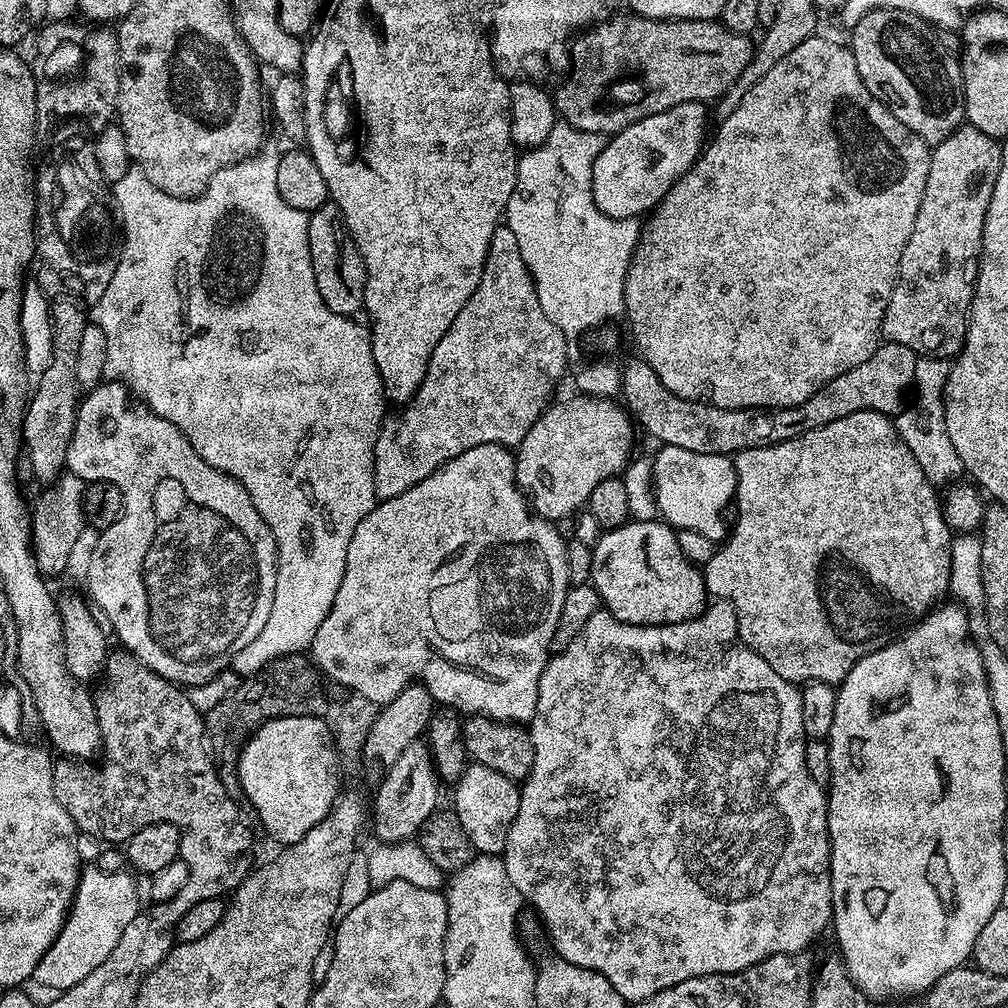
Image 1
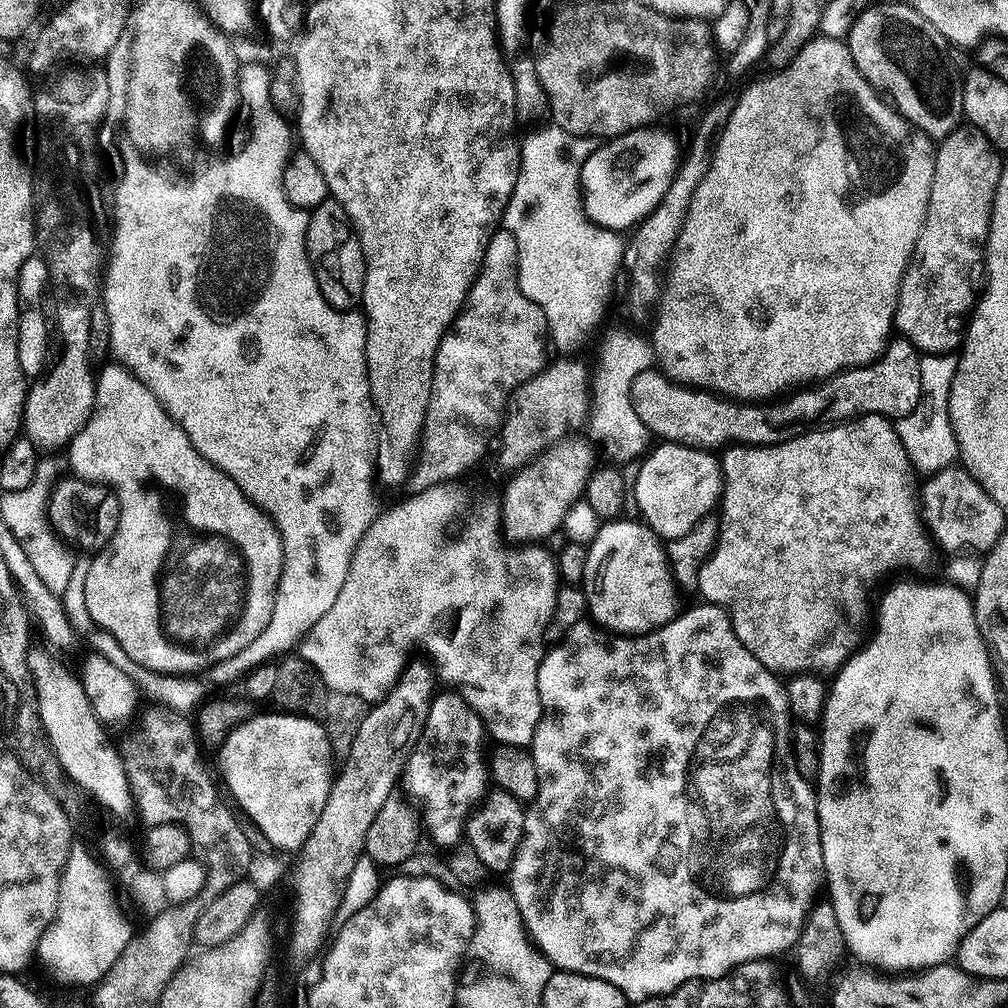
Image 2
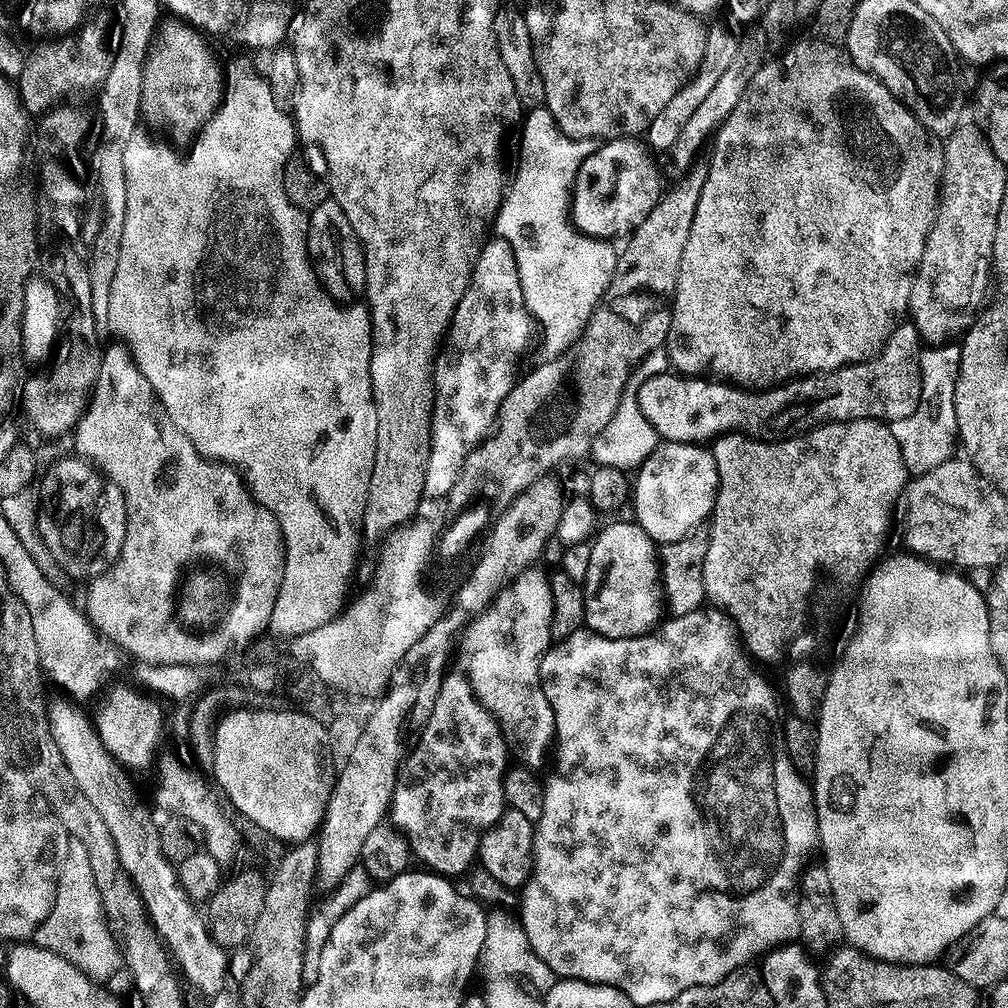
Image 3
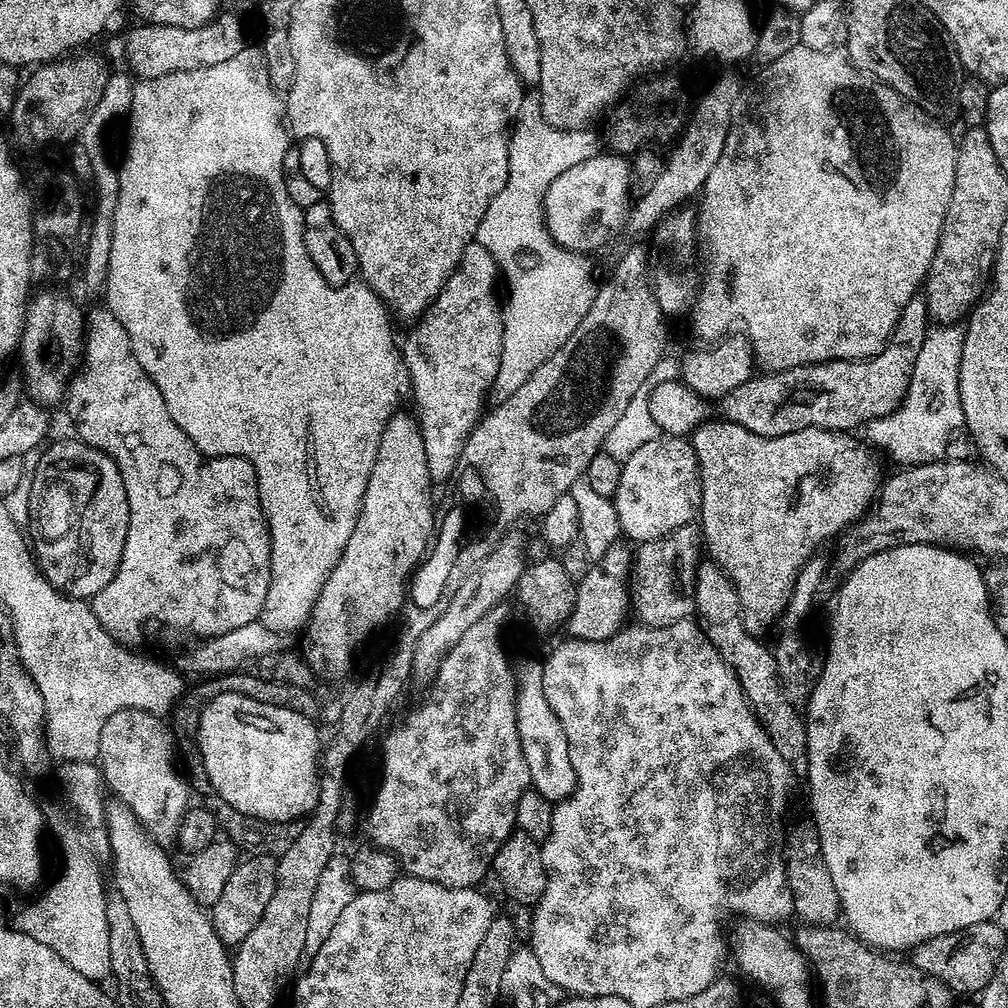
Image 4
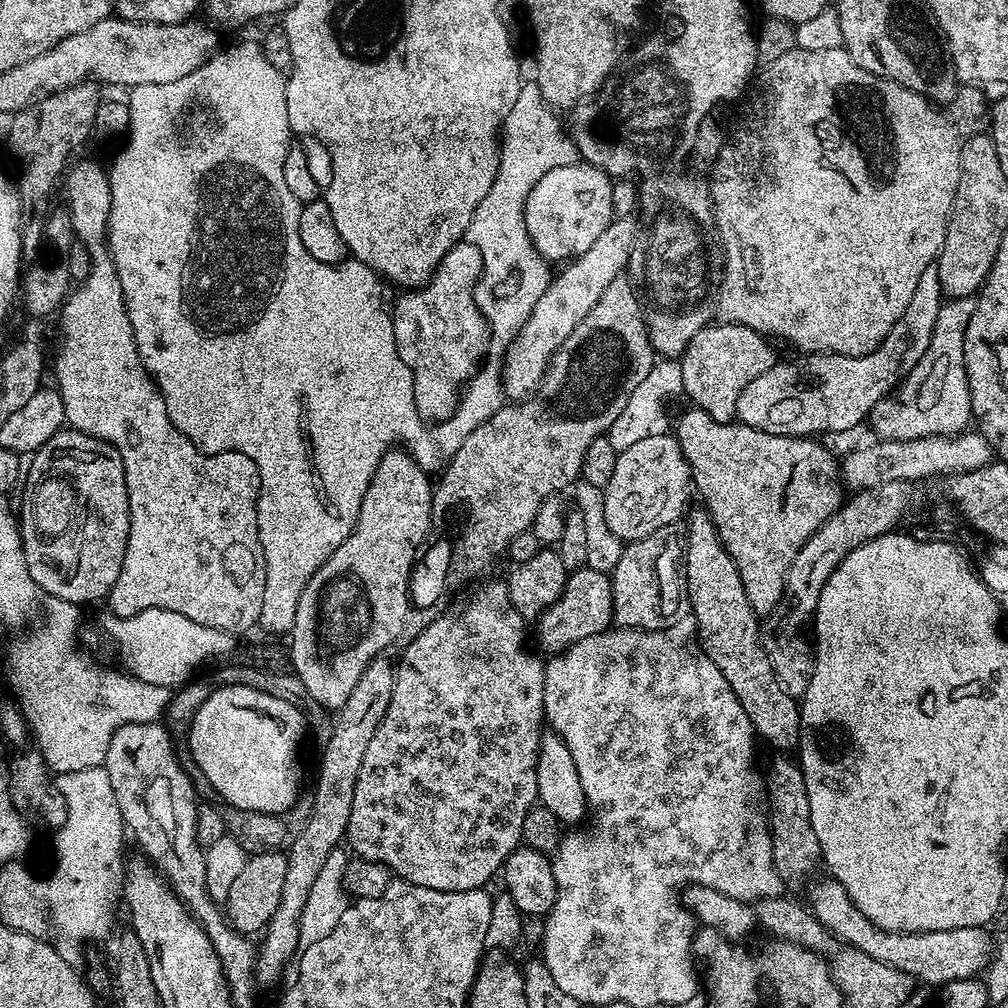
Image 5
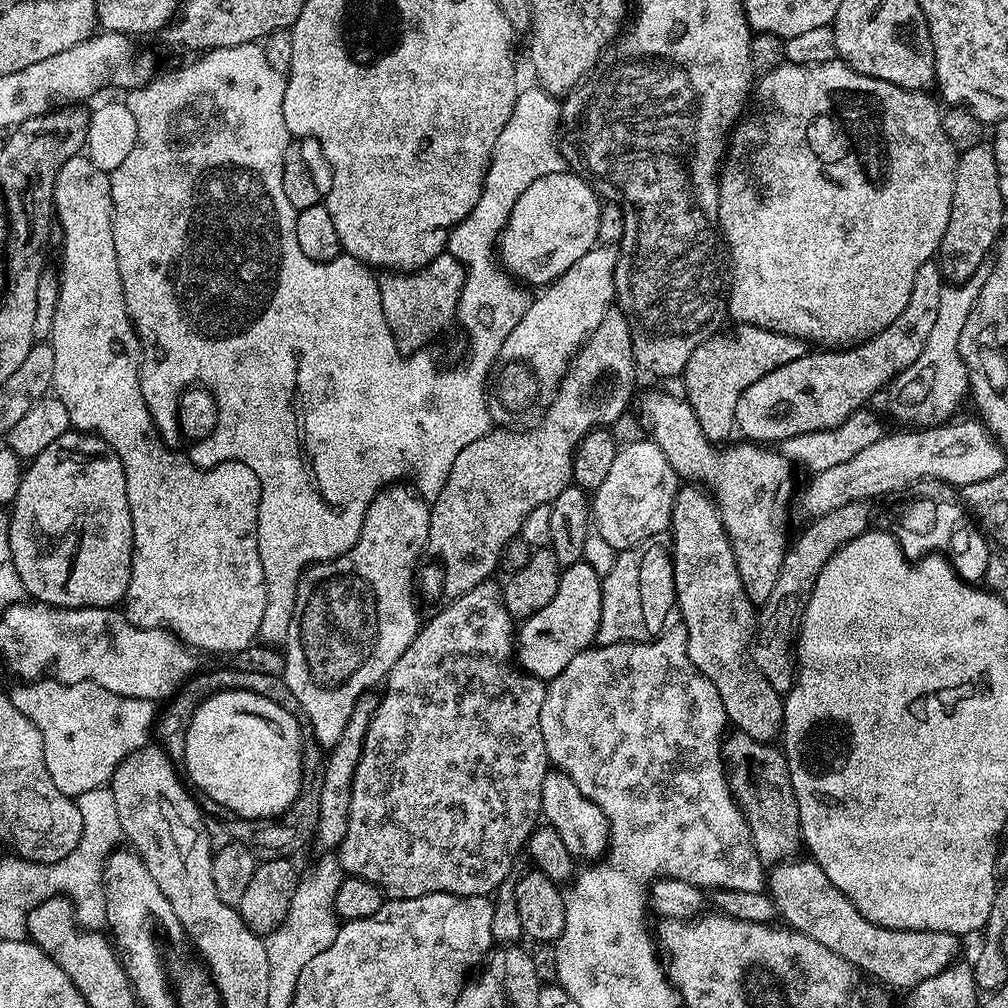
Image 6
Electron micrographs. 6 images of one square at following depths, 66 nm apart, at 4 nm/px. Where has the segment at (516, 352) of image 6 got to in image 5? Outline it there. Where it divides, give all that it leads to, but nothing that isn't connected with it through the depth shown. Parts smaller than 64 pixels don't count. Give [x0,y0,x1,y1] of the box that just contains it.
[500,218,638,402]

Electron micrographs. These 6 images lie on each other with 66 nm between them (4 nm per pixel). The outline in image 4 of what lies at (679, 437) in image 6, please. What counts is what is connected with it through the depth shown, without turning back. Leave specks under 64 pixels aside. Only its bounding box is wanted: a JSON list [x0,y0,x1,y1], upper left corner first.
[690,418,882,624]

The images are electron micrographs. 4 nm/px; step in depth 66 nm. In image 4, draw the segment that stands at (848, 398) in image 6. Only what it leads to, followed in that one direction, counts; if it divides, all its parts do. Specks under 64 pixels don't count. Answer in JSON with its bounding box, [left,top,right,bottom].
[722,294,929,436]

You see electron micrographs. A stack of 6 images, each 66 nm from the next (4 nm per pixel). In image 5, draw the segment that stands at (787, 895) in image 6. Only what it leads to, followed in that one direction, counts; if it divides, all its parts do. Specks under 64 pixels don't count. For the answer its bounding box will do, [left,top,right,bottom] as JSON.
[808,878,994,986]

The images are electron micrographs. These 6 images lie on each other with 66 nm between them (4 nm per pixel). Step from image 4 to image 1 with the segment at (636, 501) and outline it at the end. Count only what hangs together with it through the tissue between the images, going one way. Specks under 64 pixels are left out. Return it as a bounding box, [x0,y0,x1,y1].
[652,446,736,534]

